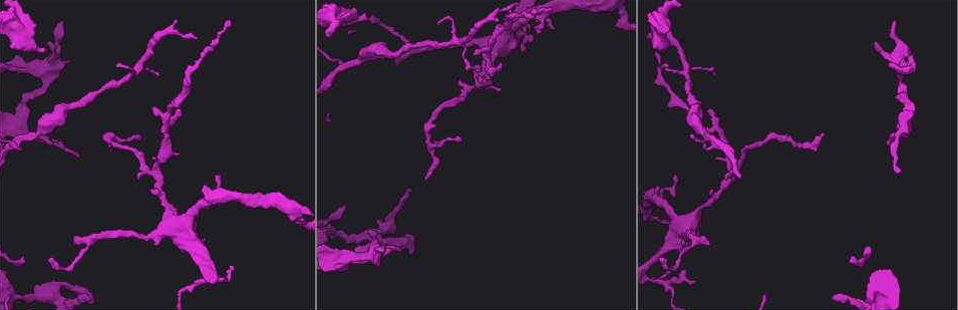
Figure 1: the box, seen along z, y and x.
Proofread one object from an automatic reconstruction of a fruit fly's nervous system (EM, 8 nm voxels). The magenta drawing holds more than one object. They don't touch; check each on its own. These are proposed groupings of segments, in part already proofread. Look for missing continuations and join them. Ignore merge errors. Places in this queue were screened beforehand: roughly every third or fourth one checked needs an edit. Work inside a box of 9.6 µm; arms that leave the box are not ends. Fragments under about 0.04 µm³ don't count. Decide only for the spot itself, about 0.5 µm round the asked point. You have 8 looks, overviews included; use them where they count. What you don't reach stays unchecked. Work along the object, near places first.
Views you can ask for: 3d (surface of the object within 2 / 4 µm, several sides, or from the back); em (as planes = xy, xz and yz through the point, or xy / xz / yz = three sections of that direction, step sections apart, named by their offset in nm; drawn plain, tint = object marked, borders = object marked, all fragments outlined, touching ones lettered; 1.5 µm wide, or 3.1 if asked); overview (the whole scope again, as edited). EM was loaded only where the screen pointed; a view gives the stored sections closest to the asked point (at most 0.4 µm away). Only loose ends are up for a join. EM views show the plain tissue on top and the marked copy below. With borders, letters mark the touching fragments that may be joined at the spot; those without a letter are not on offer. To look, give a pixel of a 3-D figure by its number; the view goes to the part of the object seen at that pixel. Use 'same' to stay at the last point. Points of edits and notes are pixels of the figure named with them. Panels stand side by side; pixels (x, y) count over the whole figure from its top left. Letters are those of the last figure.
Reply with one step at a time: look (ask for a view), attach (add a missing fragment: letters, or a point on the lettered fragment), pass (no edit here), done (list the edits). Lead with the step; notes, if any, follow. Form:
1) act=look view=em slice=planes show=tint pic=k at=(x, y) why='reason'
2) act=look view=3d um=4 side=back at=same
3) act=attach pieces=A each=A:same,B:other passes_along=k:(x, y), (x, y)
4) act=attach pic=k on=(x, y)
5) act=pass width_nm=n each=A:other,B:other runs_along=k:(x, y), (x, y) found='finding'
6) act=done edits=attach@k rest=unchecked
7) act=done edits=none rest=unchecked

act=look view=3d um=2 pic=1 at=(895, 23) why='free end'

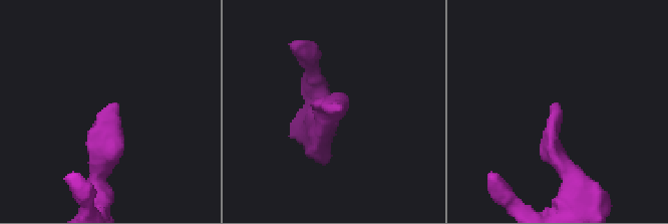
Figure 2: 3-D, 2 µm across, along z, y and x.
act=look view=em slice=xz step=4 show=tint pic=2 at=(339, 103) why='shape alone is not enough'

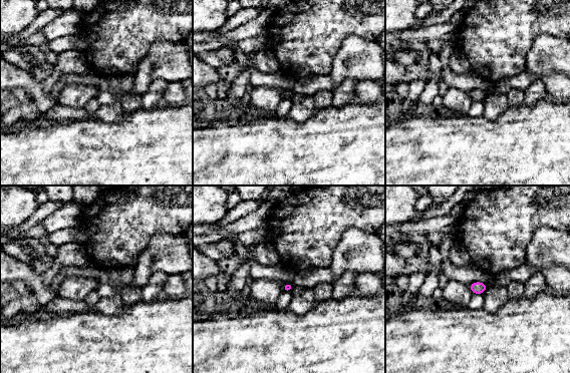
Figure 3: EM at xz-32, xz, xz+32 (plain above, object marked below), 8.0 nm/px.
act=look view=em slice=xy step=8 show=borders at=same why='another direction'

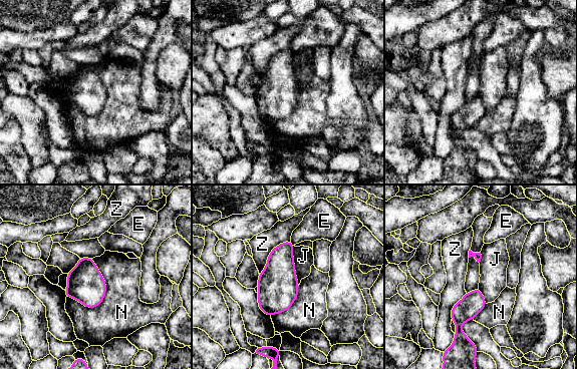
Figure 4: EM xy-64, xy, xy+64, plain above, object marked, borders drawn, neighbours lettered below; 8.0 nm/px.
act=pass each=E:other,J:other,N:other,Z:other found='none of them fits'

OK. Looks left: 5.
act=look view=em slice=xz step=4 show=borders pic=1 at=(368, 19) why='branch stops here'

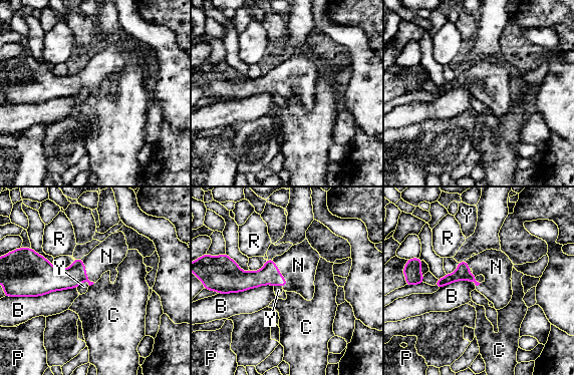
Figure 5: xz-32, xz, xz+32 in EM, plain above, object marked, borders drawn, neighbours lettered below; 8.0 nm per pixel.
act=attach pic=5 on=(298, 265) each=B:other,C:other,N:same,P:other,R:other,Y:other passes_along=5:(270, 275), (280, 273), (298, 265) found='the cell continues'

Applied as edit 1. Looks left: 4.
act=look view=overview

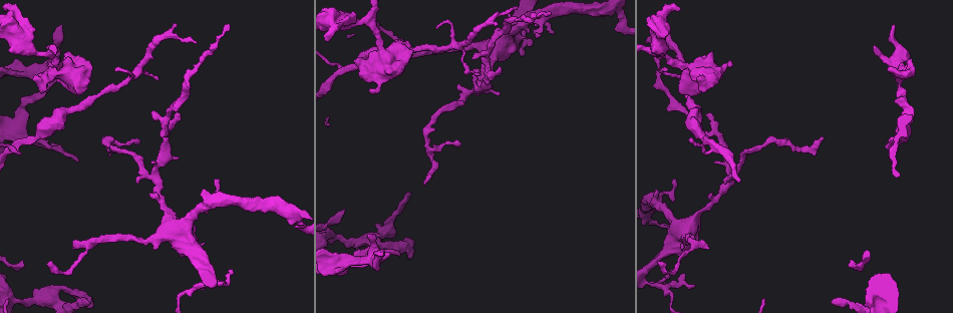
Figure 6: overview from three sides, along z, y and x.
act=look view=em slice=planes show=borders pic=6 at=(708, 246) why='branch stops here'

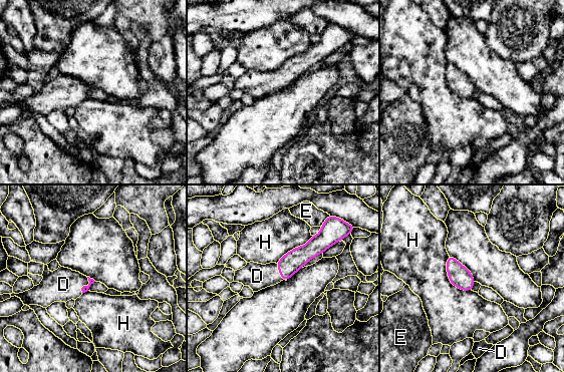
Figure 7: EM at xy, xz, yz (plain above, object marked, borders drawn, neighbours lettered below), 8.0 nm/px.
act=attach pic=7 on=(63, 284) longest_contact=H:340nm each=D:same,E:other,H:other passes_along=7:(84, 289), (85, 286), (63, 284) found='the cell continues'

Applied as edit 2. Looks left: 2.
act=done edits=attach@5,attach@7 rest=unchecked

